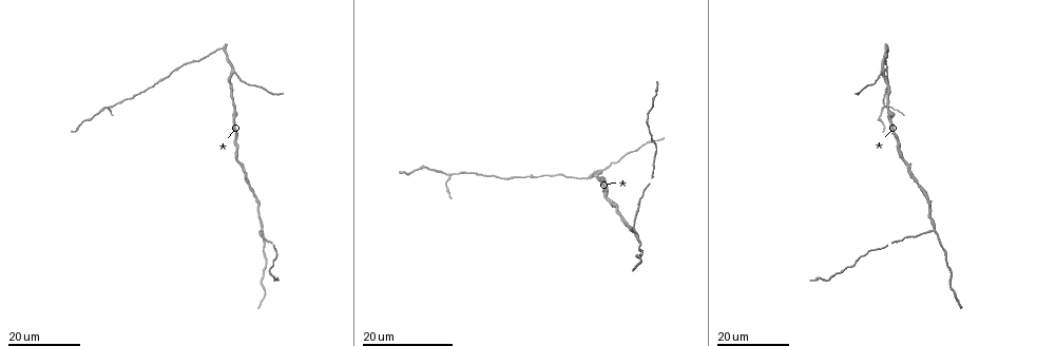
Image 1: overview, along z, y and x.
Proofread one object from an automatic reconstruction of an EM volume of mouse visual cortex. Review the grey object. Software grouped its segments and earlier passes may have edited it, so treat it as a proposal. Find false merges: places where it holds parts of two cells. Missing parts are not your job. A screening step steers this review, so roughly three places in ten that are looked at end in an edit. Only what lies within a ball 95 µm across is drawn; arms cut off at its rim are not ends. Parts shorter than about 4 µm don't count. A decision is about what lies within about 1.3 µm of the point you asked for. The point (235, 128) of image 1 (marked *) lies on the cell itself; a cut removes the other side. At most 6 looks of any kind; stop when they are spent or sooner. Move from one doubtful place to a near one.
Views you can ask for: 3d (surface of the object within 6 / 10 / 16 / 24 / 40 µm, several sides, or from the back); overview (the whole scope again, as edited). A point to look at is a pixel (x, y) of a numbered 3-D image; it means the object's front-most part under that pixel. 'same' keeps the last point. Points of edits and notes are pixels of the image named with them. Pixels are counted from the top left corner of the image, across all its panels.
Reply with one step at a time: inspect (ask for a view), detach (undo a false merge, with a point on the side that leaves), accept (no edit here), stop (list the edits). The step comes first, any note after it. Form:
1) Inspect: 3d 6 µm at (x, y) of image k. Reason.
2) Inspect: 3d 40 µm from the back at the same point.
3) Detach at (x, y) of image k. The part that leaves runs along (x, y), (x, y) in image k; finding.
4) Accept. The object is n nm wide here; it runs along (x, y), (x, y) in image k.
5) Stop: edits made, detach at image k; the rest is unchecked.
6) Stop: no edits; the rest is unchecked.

Inspect: 3d 24 µm at (882, 73) of image 1.

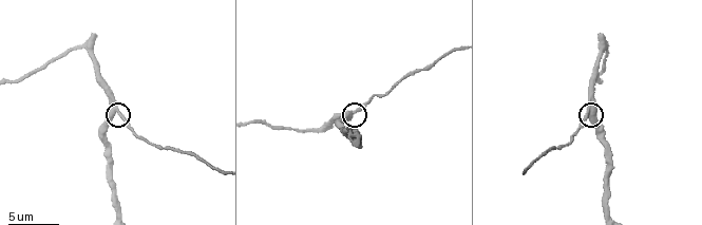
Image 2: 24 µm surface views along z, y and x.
Inspect: 3d 6 µm at (117, 114) of image 2.

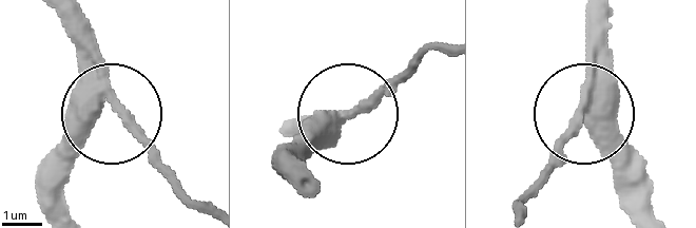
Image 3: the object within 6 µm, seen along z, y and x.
Accept. The side arm is 19 µm long; it runs along (654, 214), (641, 164), (594, 116), (517, 201) in image 3; continuous, no second cell.

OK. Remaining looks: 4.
Inspect: 3d 24 µm at (933, 230) of image 1. Arms part here.

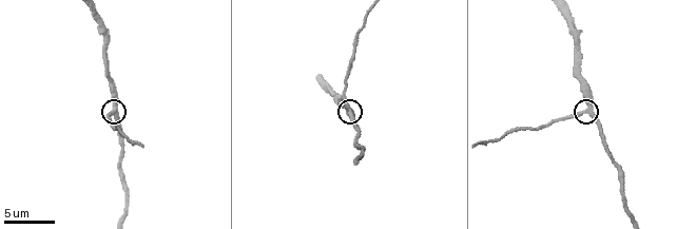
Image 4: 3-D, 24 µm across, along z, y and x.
Inspect: 3d 10 µm at (115, 113) of image 4. Closer look.

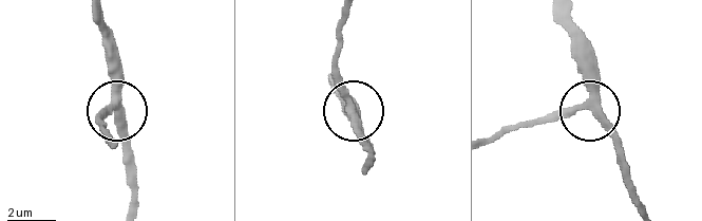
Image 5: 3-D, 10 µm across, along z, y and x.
Accept. 3 arms meet here; it runs along (555, 10), (571, 40), (593, 113), (625, 160) in image 5; one cell here.

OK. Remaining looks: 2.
Stop: no edits; the rest is unchecked.

